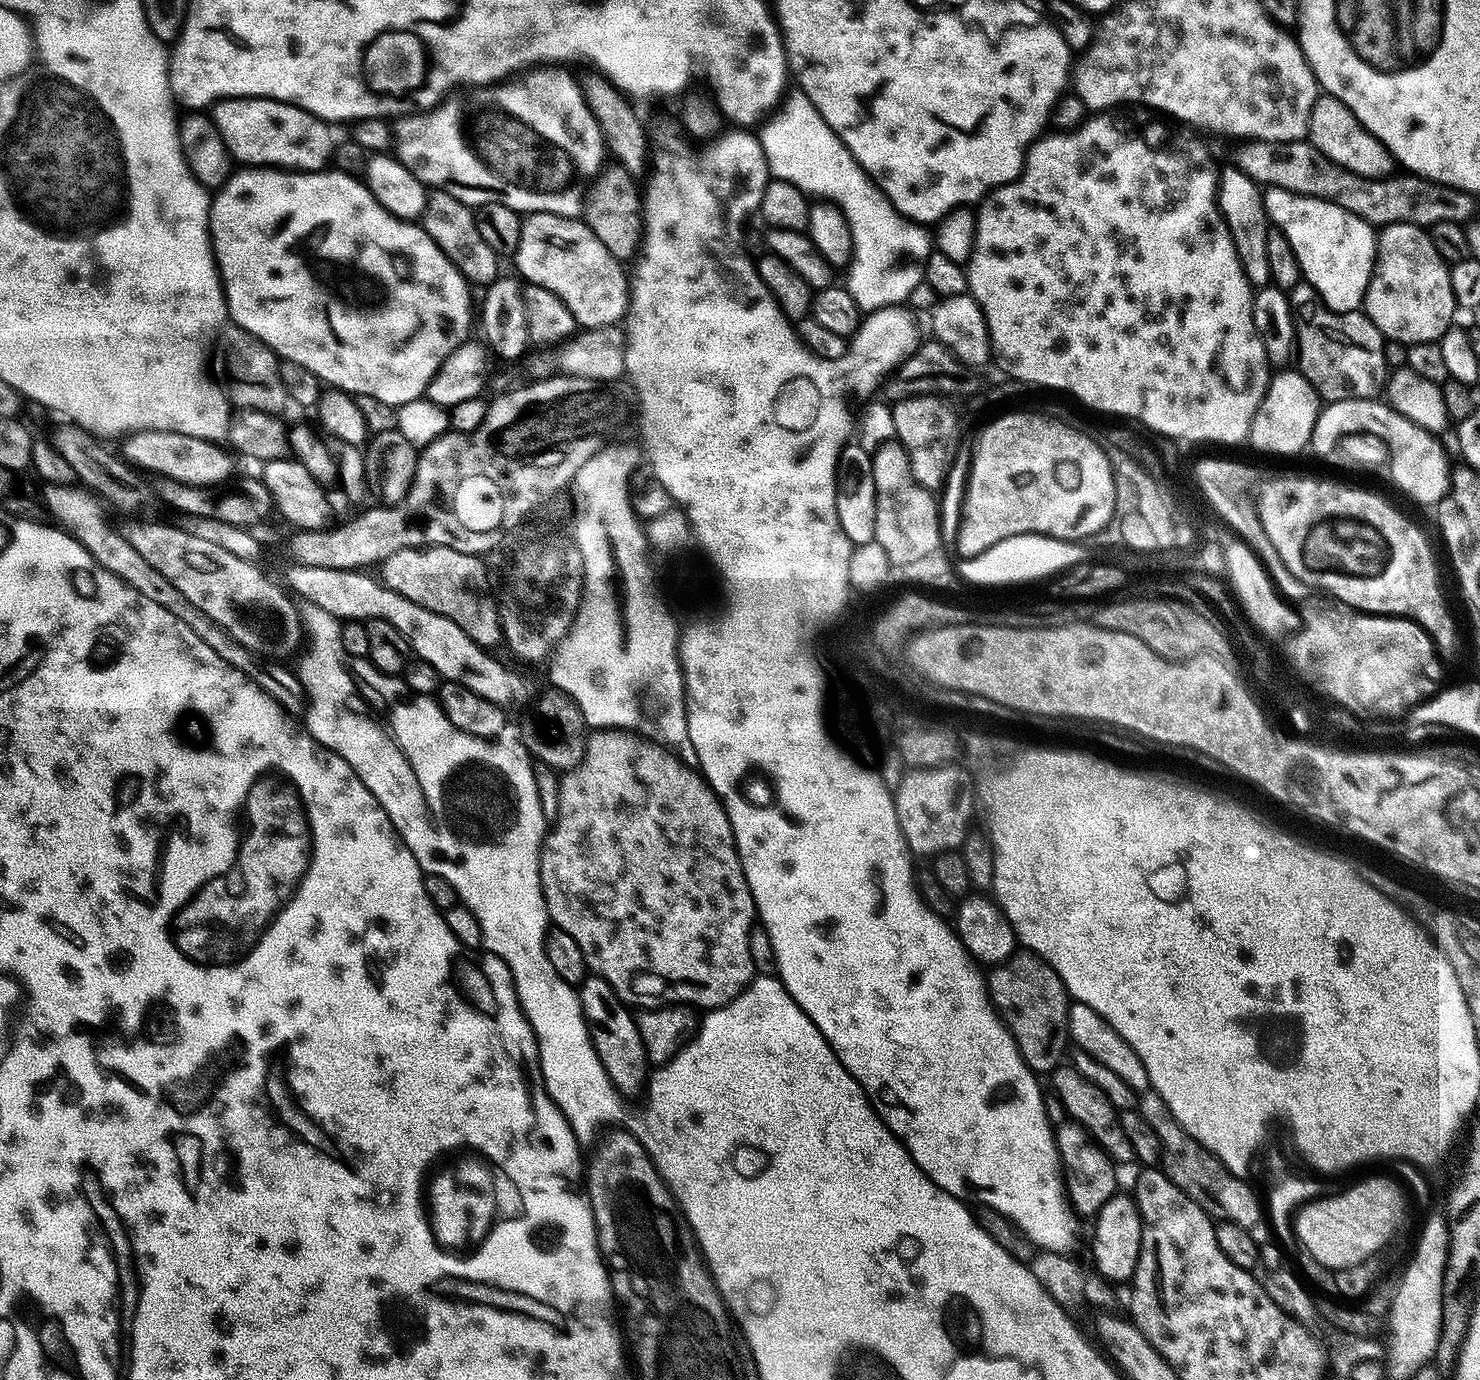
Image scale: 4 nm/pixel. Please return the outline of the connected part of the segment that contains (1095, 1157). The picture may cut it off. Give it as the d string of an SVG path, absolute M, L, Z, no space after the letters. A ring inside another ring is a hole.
M1065 1122L1055 1125L1056 1152L1060 1156L1060 1166L1064 1179L1064 1190L1072 1211L1081 1217L1095 1217L1100 1207L1117 1195L1116 1171L1117 1165L1107 1154L1096 1145L1089 1132L1078 1123Z

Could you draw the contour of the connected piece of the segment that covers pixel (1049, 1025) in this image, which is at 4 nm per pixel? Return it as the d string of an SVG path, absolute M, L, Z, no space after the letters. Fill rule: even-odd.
M1020 950L995 965L987 973L986 983L992 1007L1002 1017L1026 1066L1037 1074L1051 1074L1054 1069L1061 1067L1063 1060L1060 1059L1066 1056L1064 1044L1069 1043L1070 997L1056 971L1041 956Z

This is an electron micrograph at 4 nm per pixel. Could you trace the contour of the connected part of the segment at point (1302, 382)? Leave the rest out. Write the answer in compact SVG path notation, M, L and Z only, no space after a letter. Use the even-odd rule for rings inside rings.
M1286 368L1269 379L1267 394L1251 422L1249 443L1268 454L1296 454L1310 443L1311 434L1322 409L1322 401L1303 373Z

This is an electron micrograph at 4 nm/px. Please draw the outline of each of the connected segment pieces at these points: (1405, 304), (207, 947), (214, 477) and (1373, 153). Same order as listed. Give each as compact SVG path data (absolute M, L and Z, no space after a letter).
M1389 224L1379 229L1376 237L1376 264L1372 267L1372 277L1368 283L1368 289L1364 295L1362 311L1364 315L1370 318L1370 322L1374 322L1374 326L1378 326L1378 330L1384 335L1385 340L1393 340L1394 342L1402 342L1403 344L1417 344L1418 342L1430 342L1435 344L1446 334L1446 330L1453 327L1452 320L1458 315L1456 299L1454 298L1454 290L1450 290L1450 274L1448 263L1438 254L1438 250L1434 250L1434 242L1431 235L1425 229L1419 228L1417 224Z
M273 769L271 772L265 772L259 779L249 784L249 789L246 790L241 801L234 802L234 812L232 814L233 825L248 824L248 833L244 836L244 841L240 844L240 880L244 885L240 884L212 884L206 882L200 887L197 895L193 896L179 912L176 913L175 920L170 925L172 940L176 944L176 949L186 958L193 960L198 966L203 966L210 970L232 969L239 967L240 963L245 963L250 960L250 954L256 953L256 948L259 948L260 943L267 938L268 933L279 925L279 915L284 912L287 904L294 894L298 894L306 886L306 881L310 874L314 874L314 853L315 847L312 844L313 831L310 828L310 810L307 809L307 801L303 800L300 793L300 784L291 780L284 772Z
M135 431L127 437L122 456L137 469L157 472L157 477L189 484L191 488L211 489L211 484L220 484L232 472L233 453L219 443L194 438L177 432Z
M1327 94L1317 95L1314 102L1314 110L1310 110L1310 122L1308 123L1307 139L1330 162L1342 166L1348 172L1359 176L1391 176L1394 172L1394 161L1390 150L1358 118L1339 100Z

